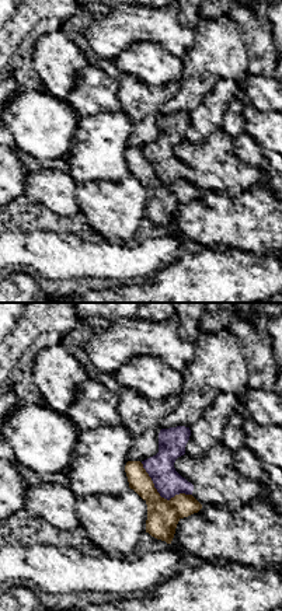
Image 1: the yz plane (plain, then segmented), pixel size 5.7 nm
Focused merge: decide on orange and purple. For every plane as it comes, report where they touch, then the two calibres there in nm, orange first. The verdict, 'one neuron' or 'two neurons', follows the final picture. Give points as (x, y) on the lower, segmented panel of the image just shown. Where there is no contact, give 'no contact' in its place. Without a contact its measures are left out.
meets orange at (159, 495); 190 nm thick on the orange side, 160 nm on the other

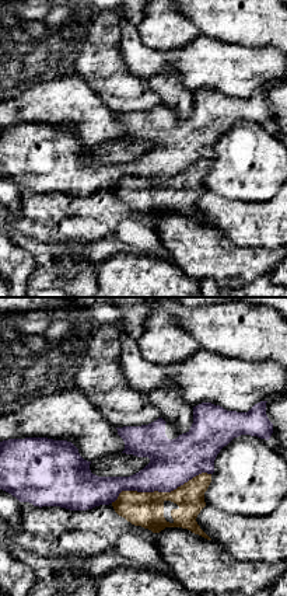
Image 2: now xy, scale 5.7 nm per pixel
meets orange at (160, 492); 200 nm thick on the orange side, 260 nm on the other

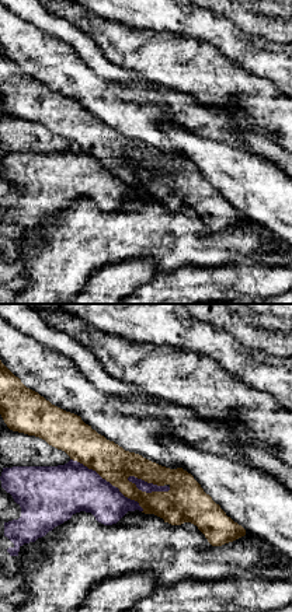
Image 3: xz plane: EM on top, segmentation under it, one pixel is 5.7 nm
meets orange at (149, 493); 240 nm thick on the orange side, 60 nm on the other

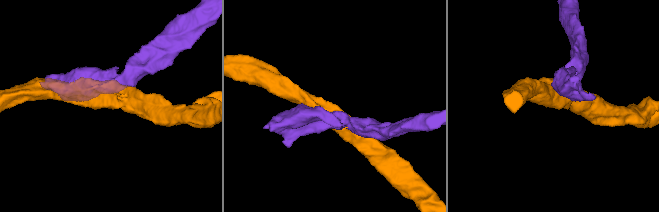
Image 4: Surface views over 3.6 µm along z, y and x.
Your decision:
two neurons

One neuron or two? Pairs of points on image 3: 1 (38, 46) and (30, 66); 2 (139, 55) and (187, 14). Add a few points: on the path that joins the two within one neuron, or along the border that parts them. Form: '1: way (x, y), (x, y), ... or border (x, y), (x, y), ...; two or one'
1: way (38, 51), (38, 58), (34, 62); one
2: border (135, 27), (170, 31), (200, 39); two

